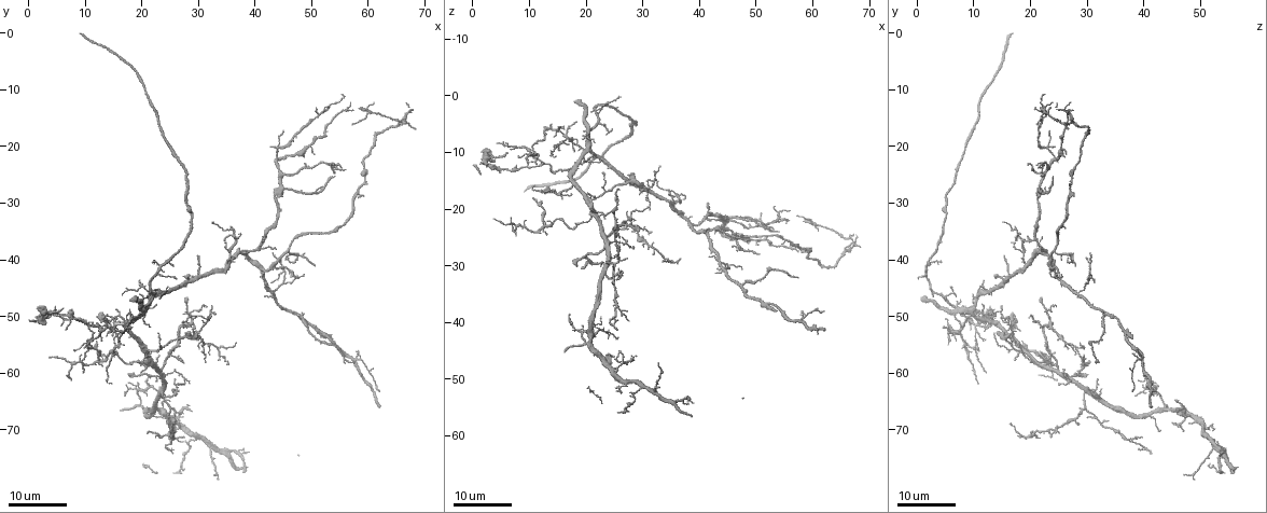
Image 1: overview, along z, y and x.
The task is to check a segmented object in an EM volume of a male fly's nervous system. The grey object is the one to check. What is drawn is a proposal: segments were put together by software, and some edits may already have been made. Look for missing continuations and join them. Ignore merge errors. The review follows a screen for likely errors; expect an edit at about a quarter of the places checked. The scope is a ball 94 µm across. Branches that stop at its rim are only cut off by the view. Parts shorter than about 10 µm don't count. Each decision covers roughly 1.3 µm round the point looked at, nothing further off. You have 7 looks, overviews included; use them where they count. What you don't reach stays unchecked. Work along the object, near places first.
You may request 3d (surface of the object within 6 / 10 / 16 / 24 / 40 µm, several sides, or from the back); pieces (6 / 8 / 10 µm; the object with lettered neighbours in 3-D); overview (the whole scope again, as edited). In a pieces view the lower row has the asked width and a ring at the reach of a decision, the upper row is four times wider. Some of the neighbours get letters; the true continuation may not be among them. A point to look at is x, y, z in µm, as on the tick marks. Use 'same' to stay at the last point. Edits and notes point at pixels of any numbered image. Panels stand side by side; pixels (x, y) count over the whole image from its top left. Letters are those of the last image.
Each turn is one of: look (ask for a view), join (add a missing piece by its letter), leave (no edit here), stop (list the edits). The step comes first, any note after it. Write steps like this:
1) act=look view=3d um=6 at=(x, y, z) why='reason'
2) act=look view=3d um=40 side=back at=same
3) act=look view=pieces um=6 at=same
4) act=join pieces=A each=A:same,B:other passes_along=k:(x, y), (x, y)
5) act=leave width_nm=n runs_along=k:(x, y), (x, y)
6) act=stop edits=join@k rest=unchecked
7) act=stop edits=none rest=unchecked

act=look view=3d um=24 at=(16.5, 66.5, 44.5) why='free end'

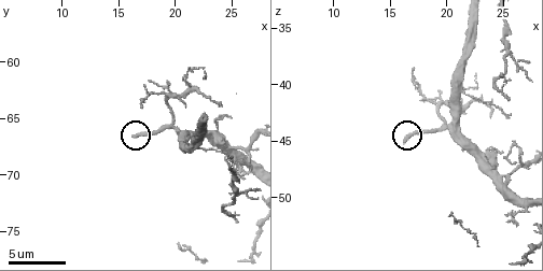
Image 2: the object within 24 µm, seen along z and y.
act=look view=pieces um=10 at=(16.4, 66.6, 45.0) why='see the neighbours'

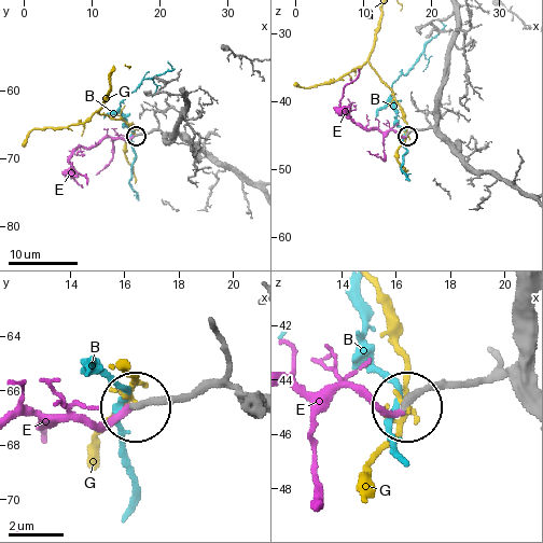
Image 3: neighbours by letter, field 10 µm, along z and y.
act=join pieces=E each=B:other,E:same,G:other passes_along=3:(473, 380), (420, 390), (397, 408), (344, 388), (295, 388) found='it goes on there'

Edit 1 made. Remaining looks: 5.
act=look view=overview

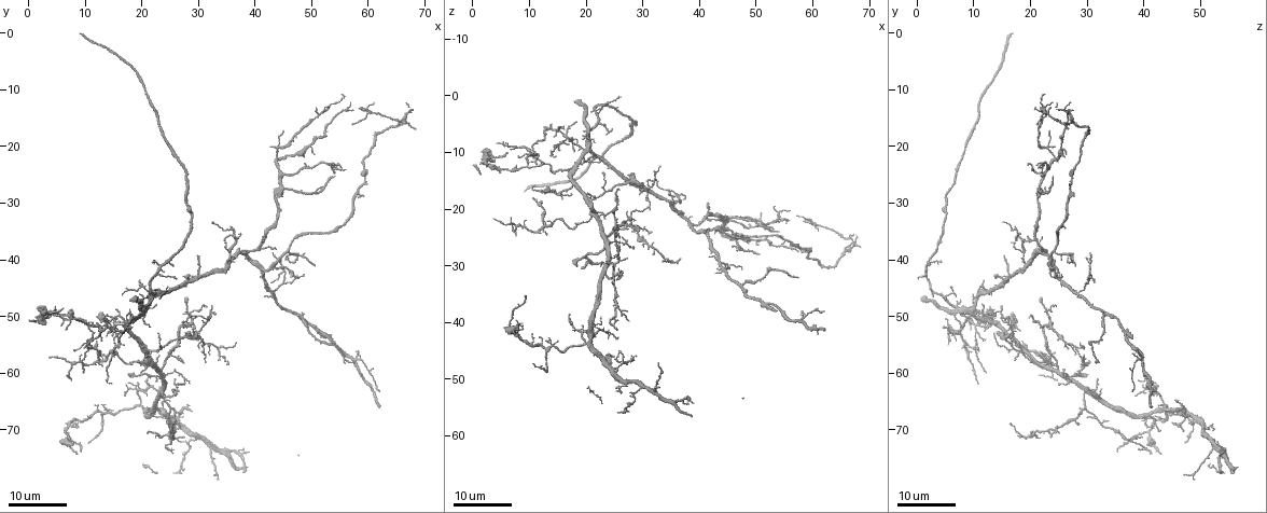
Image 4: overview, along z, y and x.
act=look view=3d um=16 at=(23.5, 64.0, 42.5) why='thin end'

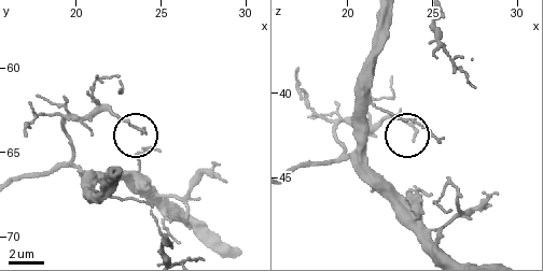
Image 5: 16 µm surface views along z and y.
act=look view=pieces um=6 at=(23.8, 64.0, 42.6)

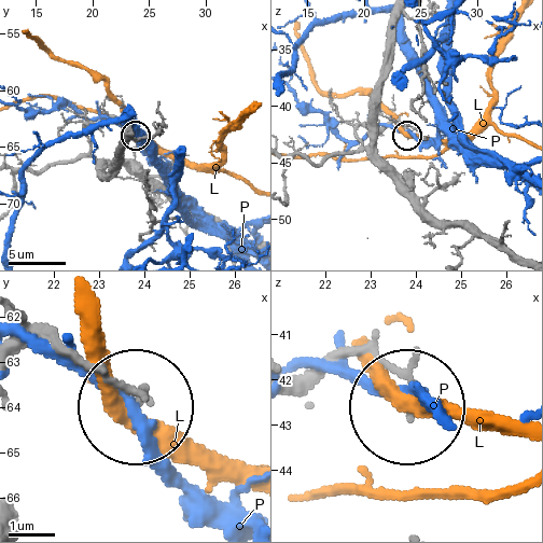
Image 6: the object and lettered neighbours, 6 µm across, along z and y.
act=leave width_nm=130 each=L:other,P:other found='no lettered piece goes on from it'

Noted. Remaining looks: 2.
act=look view=3d um=24 at=(30.0, 39.5, 15.5) why='branch stops here'

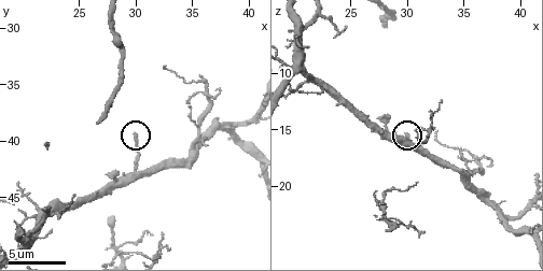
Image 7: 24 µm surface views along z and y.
act=look view=pieces um=8 at=(30.0, 39.6, 15.2) why='what lies round it'

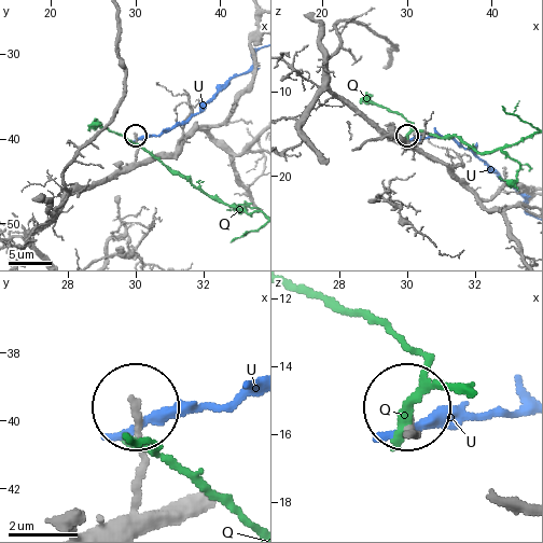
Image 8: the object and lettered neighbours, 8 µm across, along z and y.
act=leave each=Q:other,U:other found='none of them fits'

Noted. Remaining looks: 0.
act=stop edits=join@3 rest=unchecked

